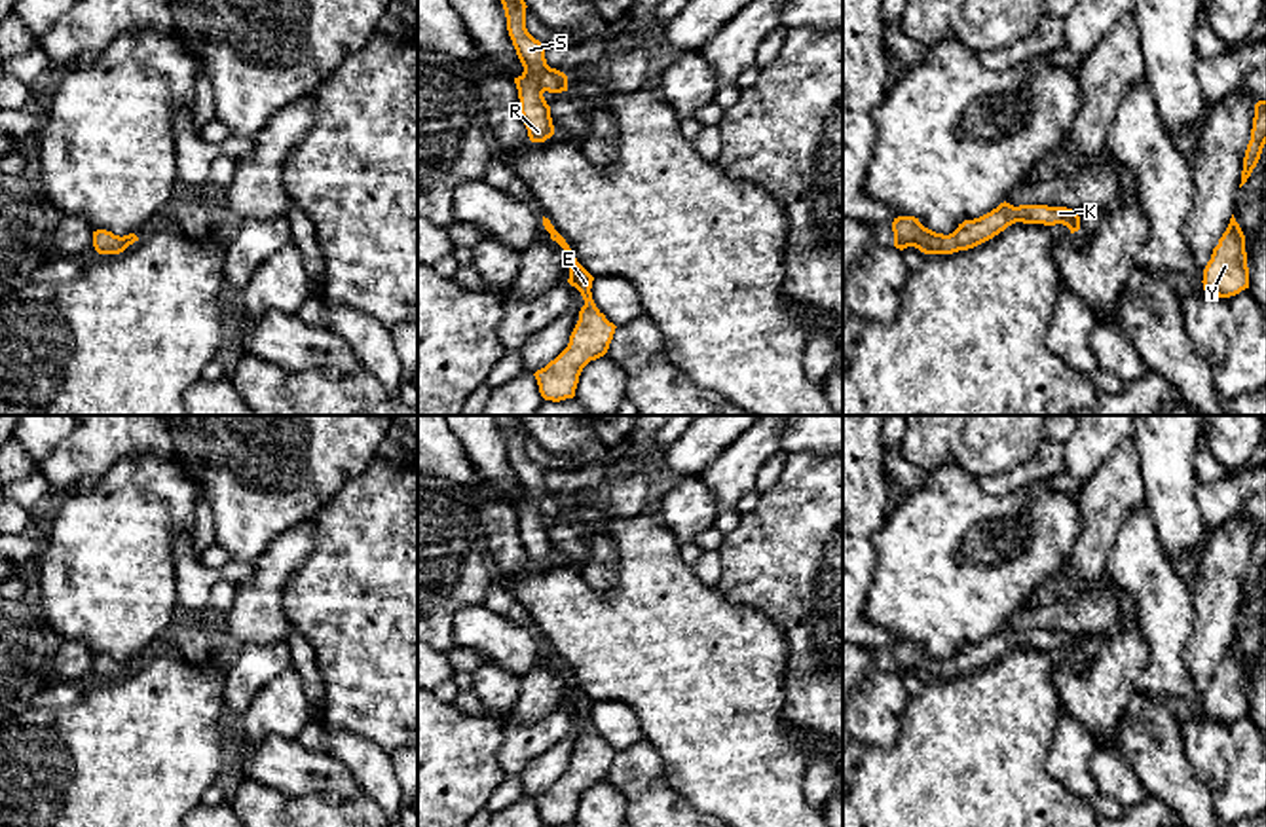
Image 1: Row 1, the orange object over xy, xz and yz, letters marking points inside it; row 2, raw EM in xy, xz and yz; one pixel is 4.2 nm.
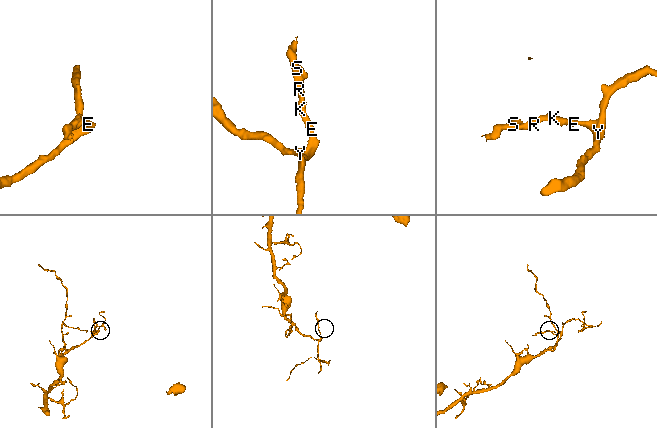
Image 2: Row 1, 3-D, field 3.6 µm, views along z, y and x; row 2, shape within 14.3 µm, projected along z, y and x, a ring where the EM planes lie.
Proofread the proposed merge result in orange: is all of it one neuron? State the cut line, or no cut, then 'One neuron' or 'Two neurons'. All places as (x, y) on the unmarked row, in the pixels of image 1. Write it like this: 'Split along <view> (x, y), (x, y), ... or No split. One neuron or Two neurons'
No split. One neuron

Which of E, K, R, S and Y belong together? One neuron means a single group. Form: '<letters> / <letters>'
E K R S Y

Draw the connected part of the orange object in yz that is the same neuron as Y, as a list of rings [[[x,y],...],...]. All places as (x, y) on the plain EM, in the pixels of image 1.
[[[1234,639],[1219,670],[1213,673],[1201,708],[1207,719],[1219,723],[1230,723],[1249,713],[1245,660]]]

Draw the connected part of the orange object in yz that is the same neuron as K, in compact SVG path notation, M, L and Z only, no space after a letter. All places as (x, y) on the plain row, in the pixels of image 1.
M1004 626L979 643L964 645L949 660L924 652L915 641L898 641L892 647L894 671L900 675L915 671L924 679L953 679L993 664L1015 647L1044 651L1063 649L1071 658L1080 654L1080 641L1072 634L1048 630L1014 632Z

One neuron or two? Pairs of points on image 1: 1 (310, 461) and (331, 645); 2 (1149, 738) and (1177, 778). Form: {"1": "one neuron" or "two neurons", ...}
{"1": "two neurons", "2": "one neuron"}

